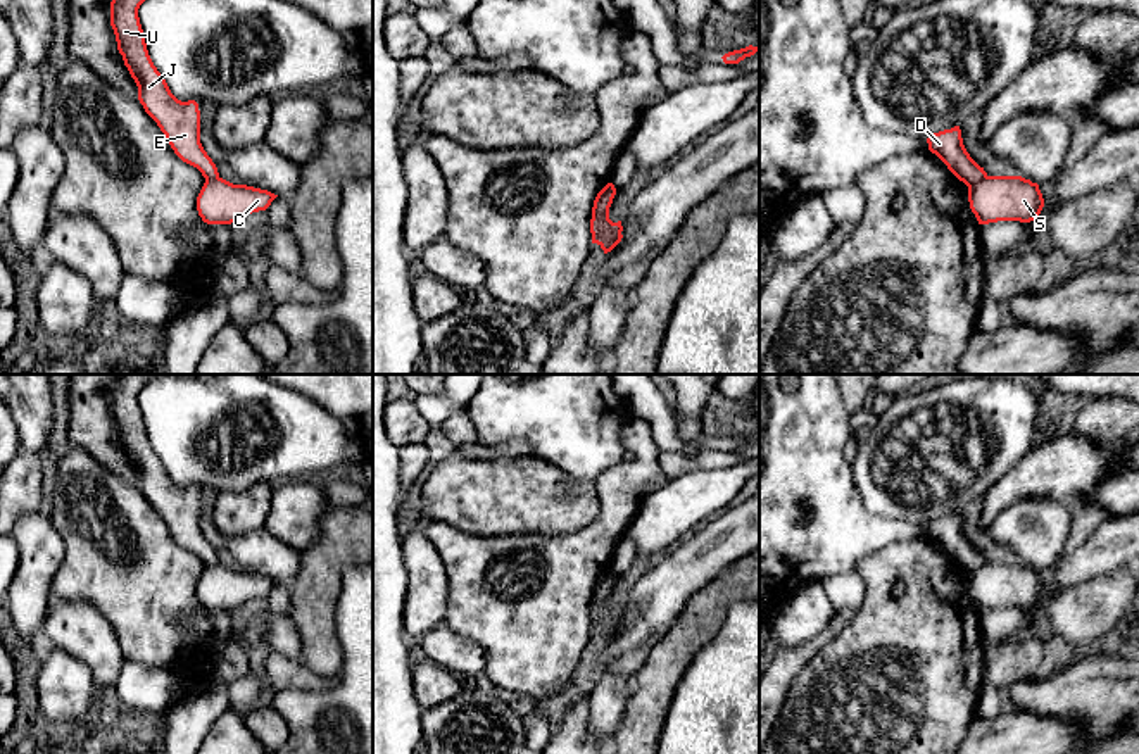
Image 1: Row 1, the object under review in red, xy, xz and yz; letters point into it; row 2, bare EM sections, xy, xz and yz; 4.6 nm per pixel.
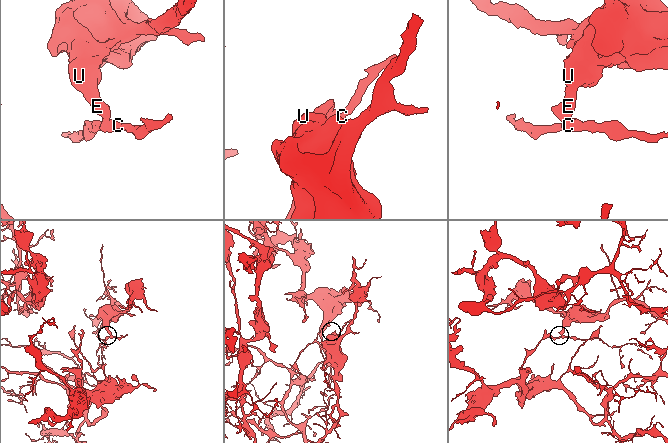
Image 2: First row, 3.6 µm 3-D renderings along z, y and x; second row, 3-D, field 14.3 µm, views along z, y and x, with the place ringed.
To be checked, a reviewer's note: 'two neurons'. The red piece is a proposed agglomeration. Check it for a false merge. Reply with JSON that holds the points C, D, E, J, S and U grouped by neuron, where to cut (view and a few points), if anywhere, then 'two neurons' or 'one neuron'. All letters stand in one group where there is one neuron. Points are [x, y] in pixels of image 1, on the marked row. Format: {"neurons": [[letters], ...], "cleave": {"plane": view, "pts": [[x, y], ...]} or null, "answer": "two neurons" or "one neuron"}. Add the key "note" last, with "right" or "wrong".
{"neurons": [["C", "S"], ["D", "E", "J", "U"]], "cleave": {"plane": "yz", "pts": [[987, 176], [969, 187]]}, "answer": "two neurons", "note": "right"}

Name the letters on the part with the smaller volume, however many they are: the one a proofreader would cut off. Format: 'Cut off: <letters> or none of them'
Cut off: C, S

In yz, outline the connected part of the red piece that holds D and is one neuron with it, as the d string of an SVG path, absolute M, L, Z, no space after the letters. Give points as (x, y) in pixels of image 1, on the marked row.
M960 126L930 135L927 143L928 150L966 186L987 178L984 167L980 167L966 152Z

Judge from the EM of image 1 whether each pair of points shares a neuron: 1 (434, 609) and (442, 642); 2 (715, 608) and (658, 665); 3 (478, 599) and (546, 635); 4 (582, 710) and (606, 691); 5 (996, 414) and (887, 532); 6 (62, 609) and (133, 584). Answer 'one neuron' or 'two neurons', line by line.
1: two neurons
2: one neuron
3: one neuron
4: two neurons
5: two neurons
6: two neurons

